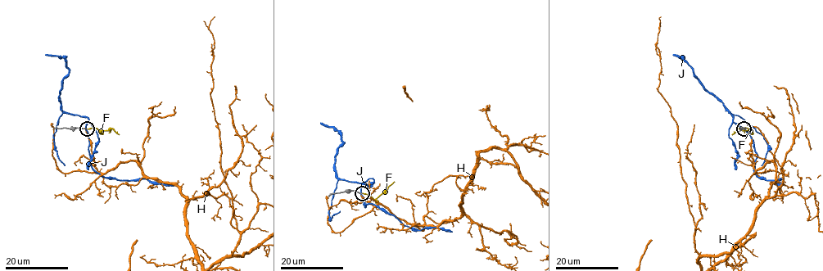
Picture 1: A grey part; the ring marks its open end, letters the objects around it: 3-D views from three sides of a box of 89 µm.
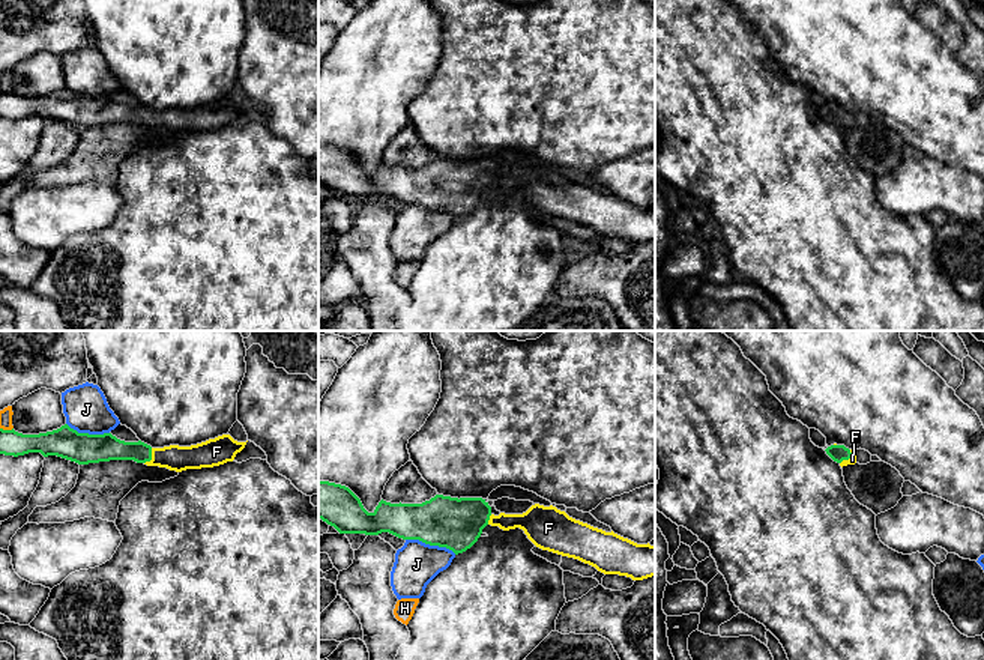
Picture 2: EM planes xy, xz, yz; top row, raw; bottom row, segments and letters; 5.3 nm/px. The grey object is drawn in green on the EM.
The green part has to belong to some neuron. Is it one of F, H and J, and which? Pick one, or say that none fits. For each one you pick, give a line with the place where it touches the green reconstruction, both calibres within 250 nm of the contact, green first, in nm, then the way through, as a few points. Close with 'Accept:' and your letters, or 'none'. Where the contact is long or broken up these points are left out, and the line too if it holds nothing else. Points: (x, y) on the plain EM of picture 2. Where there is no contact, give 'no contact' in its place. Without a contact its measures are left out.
F: xy (150, 121) | 150/140 nm | across xy (105, 110), (134, 113), (150, 121), (173, 121)
Accept: F

